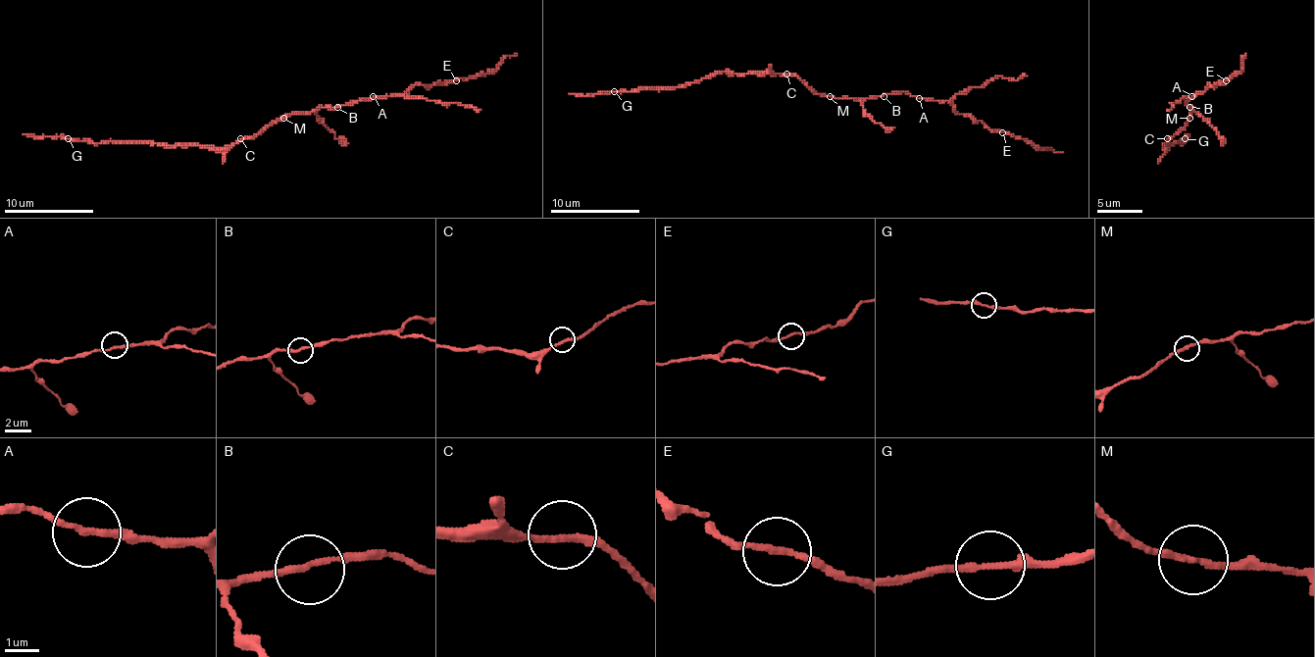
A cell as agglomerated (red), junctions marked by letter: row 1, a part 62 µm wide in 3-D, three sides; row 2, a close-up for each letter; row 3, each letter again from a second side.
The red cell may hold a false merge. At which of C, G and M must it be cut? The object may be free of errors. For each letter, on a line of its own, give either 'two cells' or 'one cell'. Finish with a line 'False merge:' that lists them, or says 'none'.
C: one cell
G: one cell
M: one cell
False merge: none

